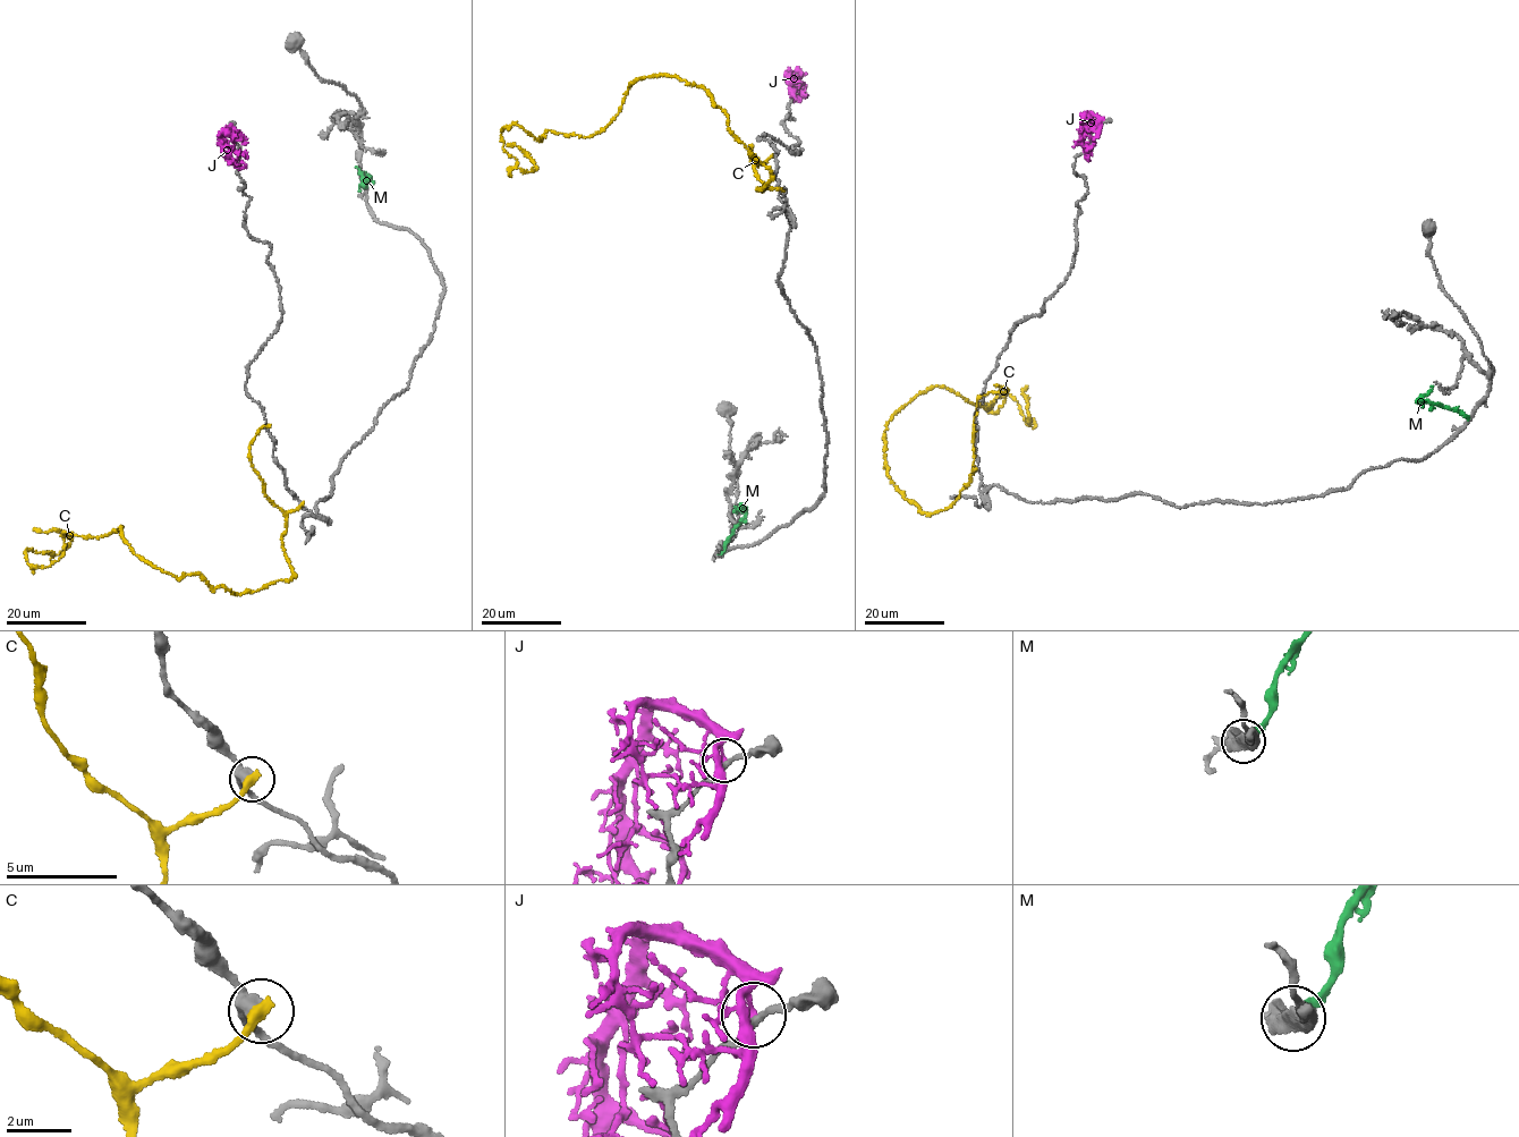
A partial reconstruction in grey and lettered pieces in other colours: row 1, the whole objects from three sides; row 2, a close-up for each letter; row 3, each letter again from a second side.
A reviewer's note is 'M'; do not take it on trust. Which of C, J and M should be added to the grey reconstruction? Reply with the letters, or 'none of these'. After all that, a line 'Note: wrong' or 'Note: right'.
M
Note: right

